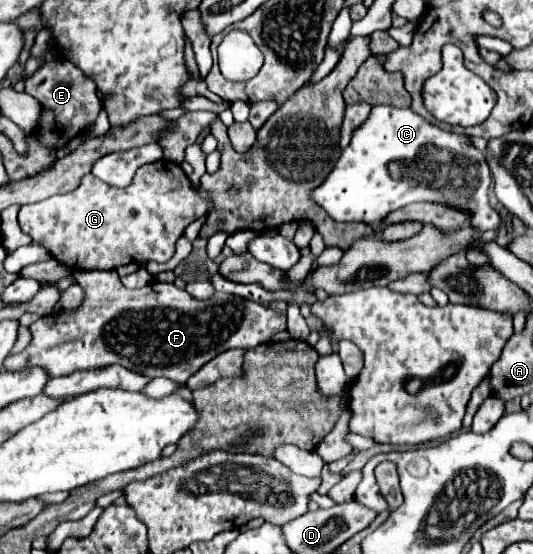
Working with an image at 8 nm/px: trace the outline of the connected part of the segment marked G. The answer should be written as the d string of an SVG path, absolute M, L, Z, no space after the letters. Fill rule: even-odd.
M160 159L140 167L126 189L104 185L88 173L72 193L24 205L18 221L24 233L72 269L116 269L132 261L168 261L178 237L208 207L212 205L196 195L180 165Z

